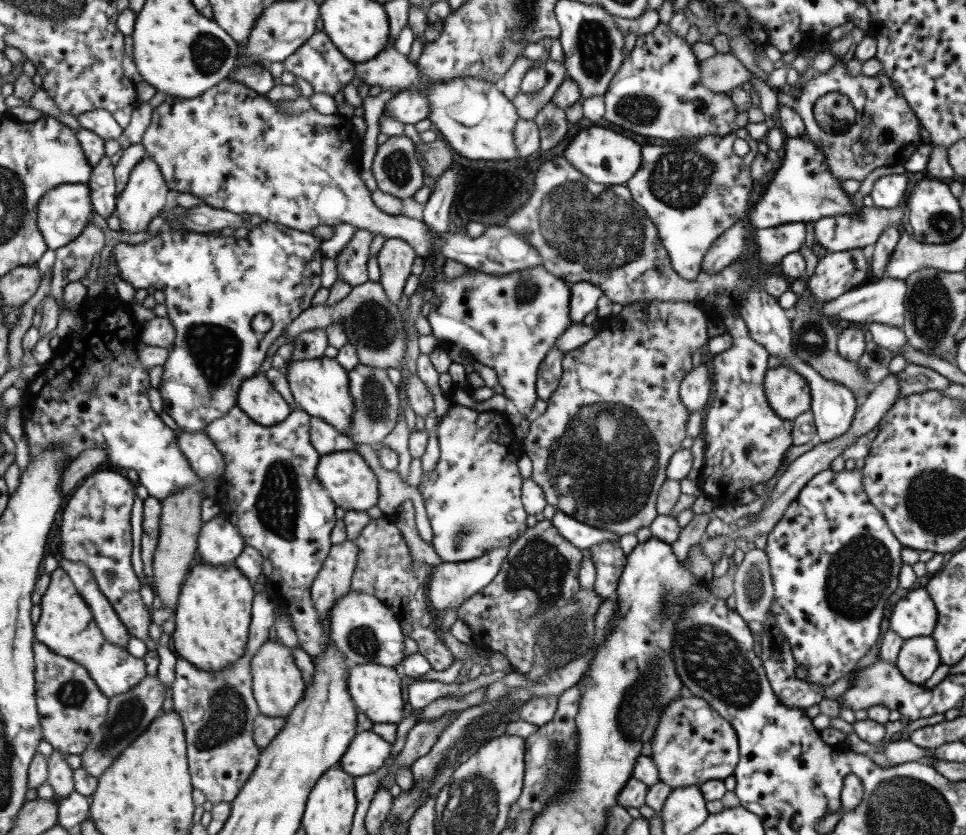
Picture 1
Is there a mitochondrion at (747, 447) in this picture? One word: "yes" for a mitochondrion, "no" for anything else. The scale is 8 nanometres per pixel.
yes

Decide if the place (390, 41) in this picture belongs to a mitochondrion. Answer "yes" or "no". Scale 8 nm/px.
no

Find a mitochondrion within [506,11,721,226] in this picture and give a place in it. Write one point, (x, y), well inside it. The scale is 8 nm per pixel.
(594, 44)

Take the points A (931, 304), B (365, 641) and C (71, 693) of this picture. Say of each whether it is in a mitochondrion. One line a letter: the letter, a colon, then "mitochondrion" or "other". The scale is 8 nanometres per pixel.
A: mitochondrion
B: mitochondrion
C: mitochondrion

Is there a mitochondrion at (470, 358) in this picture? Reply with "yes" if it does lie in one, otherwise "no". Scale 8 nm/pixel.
no

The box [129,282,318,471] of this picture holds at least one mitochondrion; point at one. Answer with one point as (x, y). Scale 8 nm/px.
(215, 348)

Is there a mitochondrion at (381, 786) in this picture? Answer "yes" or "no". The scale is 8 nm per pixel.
no

